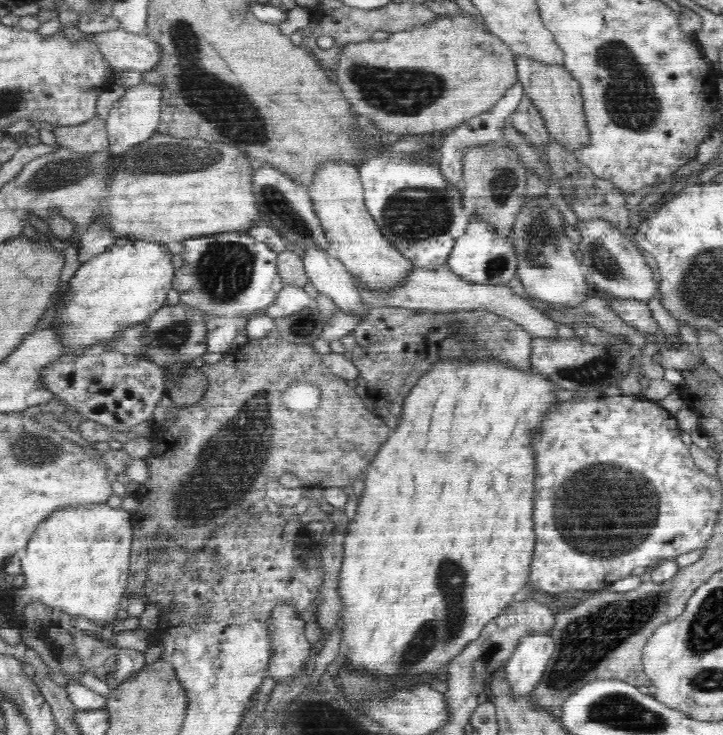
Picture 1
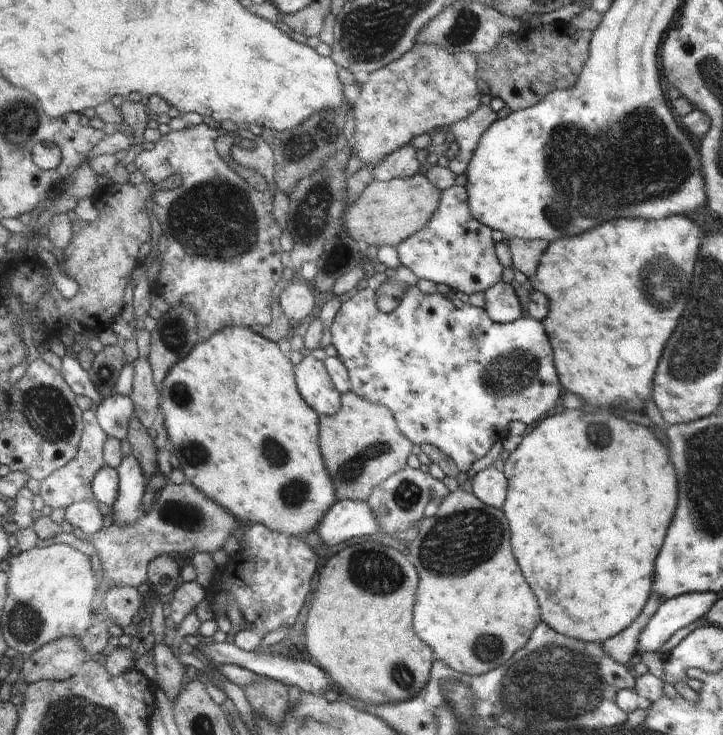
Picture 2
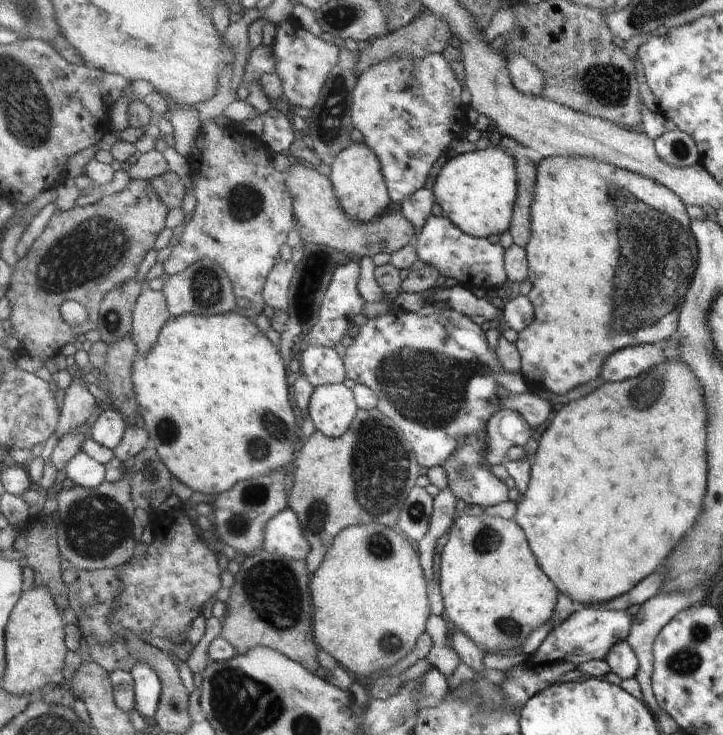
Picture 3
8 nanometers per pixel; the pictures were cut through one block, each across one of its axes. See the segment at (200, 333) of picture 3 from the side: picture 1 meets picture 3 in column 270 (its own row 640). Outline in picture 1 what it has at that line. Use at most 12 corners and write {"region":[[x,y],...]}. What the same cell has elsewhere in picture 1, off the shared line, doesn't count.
{"region":[[442,359],[364,475],[348,660],[436,672],[526,586],[542,373]]}

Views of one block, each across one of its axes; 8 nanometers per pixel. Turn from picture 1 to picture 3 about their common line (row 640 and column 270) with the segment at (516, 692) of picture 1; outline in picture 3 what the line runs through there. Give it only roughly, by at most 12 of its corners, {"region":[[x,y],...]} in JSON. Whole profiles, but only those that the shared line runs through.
{"region":[[290,507],[265,526],[262,550],[304,561],[312,547]]}

